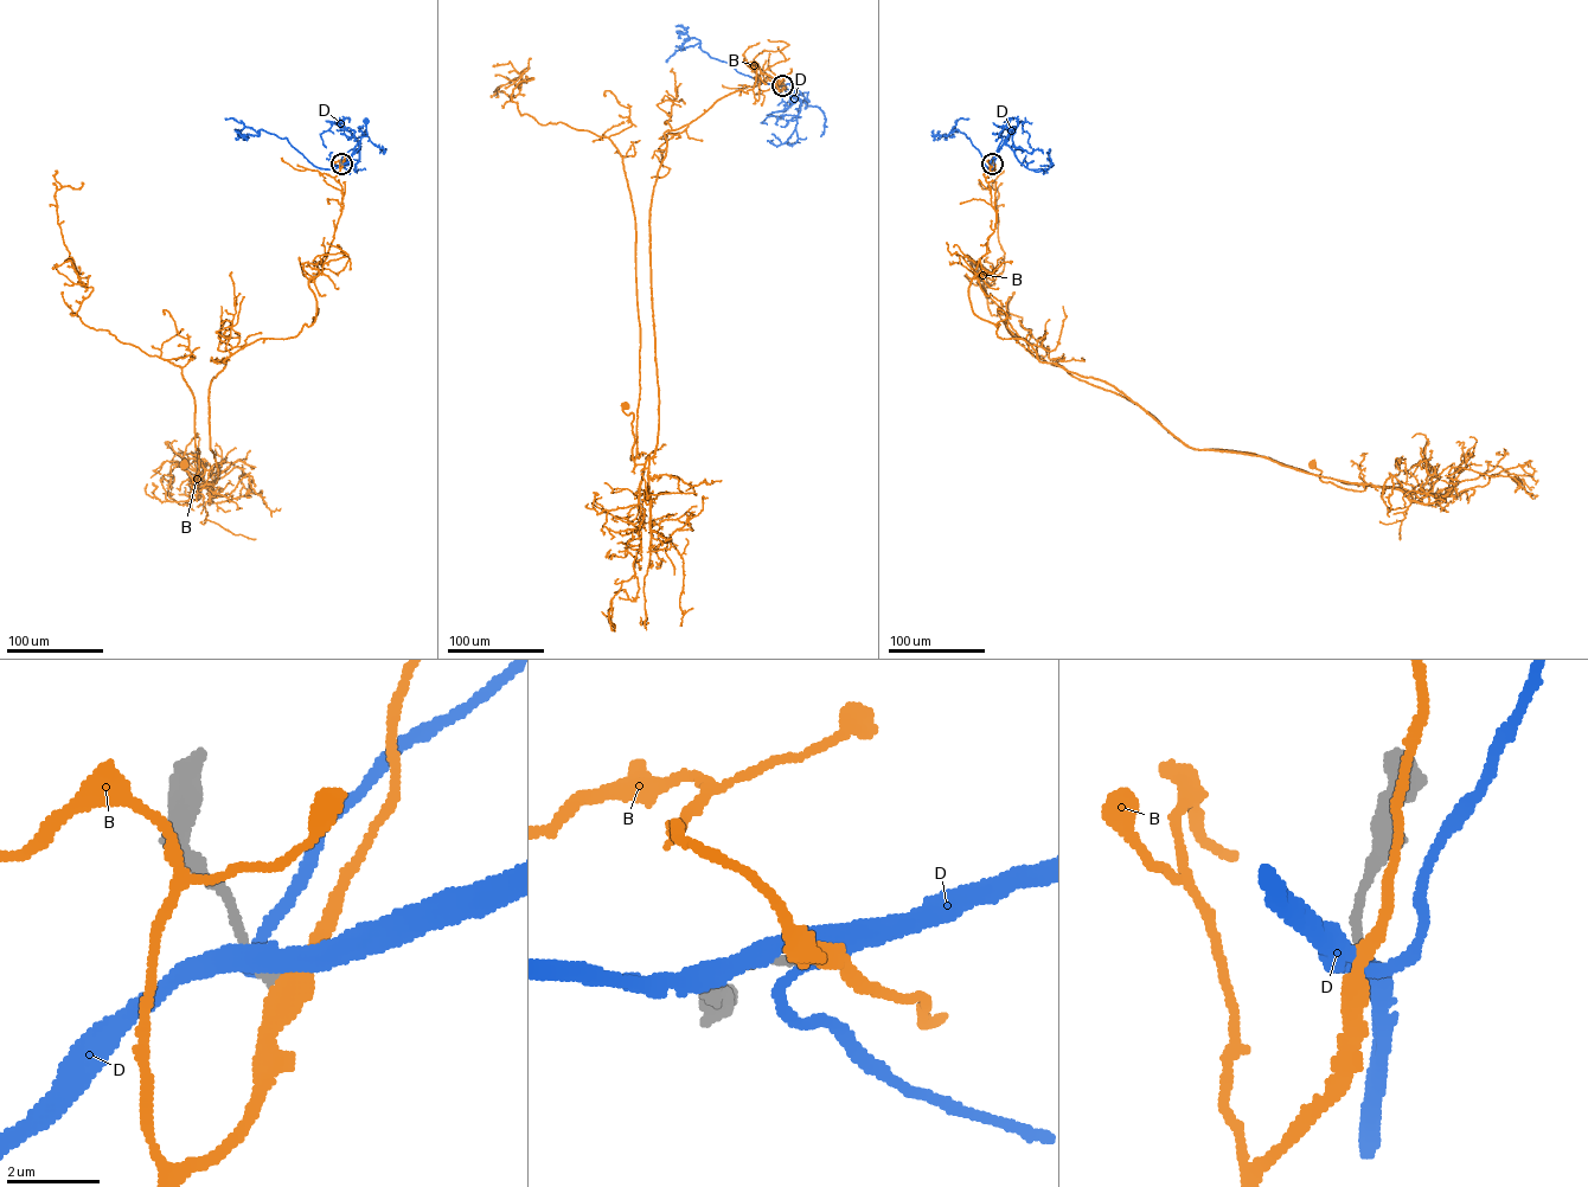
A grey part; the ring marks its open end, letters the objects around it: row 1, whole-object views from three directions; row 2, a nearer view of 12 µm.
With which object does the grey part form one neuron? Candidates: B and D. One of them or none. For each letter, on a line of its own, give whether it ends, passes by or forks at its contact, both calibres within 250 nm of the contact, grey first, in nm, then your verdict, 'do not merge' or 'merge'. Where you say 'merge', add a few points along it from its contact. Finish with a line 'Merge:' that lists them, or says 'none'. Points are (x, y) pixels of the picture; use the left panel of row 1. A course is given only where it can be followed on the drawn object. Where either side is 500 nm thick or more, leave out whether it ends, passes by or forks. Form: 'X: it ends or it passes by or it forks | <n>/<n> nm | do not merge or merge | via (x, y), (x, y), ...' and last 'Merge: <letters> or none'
B: it passes by | 200/440 nm | merge | via (343, 165), (341, 213), (308, 282), (314, 321), (223, 361), (209, 390), (216, 482), (191, 491), (184, 463)
D: it forks | 240/200 nm | do not merge
Merge: B

